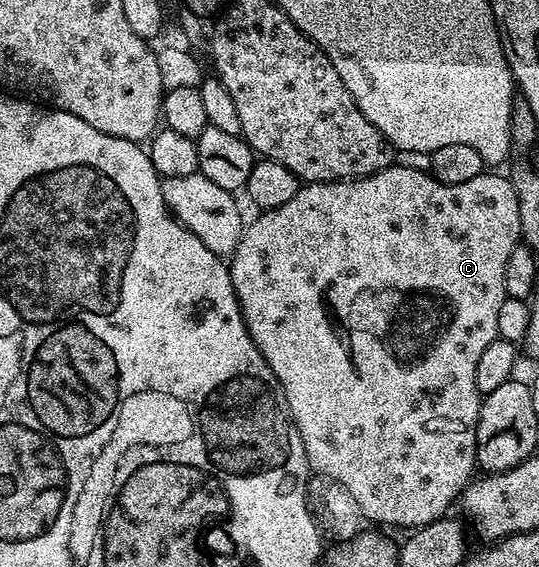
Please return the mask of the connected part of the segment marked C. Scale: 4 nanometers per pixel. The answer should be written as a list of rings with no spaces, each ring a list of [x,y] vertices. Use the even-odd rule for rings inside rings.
[[[389,166],[356,180],[305,183],[297,187],[294,198],[290,198],[286,206],[261,211],[260,217],[245,227],[238,246],[230,257],[228,273],[234,286],[234,294],[240,303],[244,325],[254,346],[258,346],[264,361],[270,366],[270,370],[274,370],[274,378],[278,378],[286,394],[296,434],[302,438],[302,446],[306,450],[309,469],[317,477],[340,483],[359,506],[361,517],[365,521],[378,523],[375,524],[378,526],[386,524],[415,530],[440,520],[449,513],[448,508],[454,500],[457,501],[463,495],[477,471],[476,427],[482,397],[478,385],[474,383],[476,367],[482,350],[486,350],[490,342],[498,339],[498,309],[502,307],[506,295],[504,265],[512,251],[521,243],[518,194],[514,194],[514,186],[507,175],[495,176],[492,172],[495,171],[485,170],[478,178],[470,178],[470,182],[443,184],[428,172]],[[320,298],[332,298],[332,322],[324,316]],[[332,324],[340,334],[342,348],[332,336]],[[351,361],[366,386],[366,402],[362,408],[366,416],[360,414],[356,422],[354,414],[350,414],[348,418],[348,412],[352,412],[348,410],[348,363]]]

